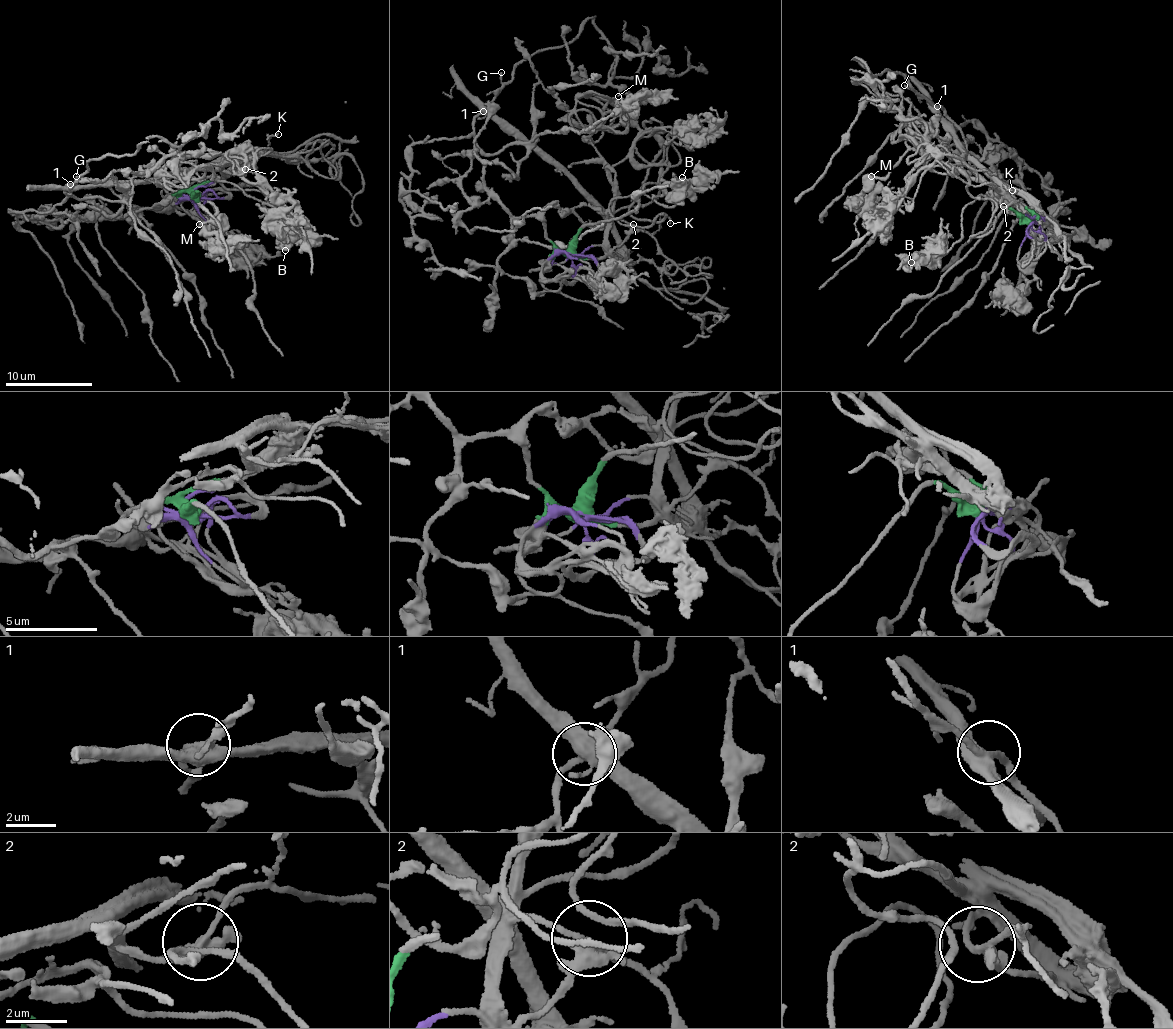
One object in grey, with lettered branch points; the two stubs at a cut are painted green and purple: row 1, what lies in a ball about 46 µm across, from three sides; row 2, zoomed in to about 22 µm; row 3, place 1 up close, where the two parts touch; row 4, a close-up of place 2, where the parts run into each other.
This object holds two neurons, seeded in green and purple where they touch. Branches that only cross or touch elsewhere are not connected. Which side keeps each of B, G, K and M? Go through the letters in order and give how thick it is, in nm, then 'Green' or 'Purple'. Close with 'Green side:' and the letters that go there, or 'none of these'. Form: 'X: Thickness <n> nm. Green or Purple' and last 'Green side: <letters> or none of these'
B: Thickness 280 nm. Purple
G: Thickness 180 nm. Green
K: Thickness 160 nm. Purple
M: Thickness 160 nm. Purple
Green side: G

